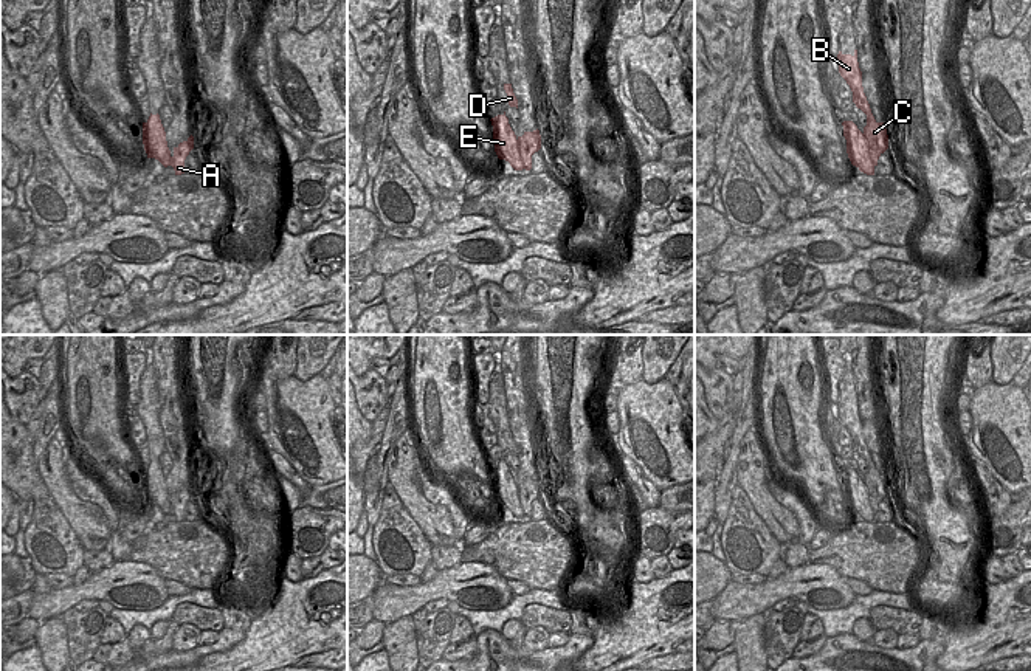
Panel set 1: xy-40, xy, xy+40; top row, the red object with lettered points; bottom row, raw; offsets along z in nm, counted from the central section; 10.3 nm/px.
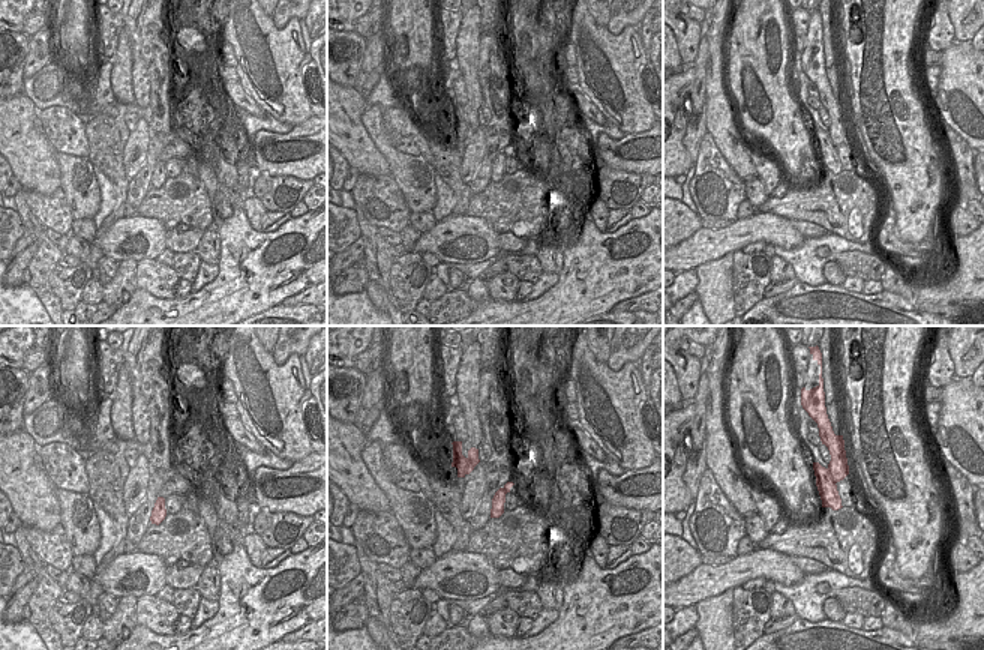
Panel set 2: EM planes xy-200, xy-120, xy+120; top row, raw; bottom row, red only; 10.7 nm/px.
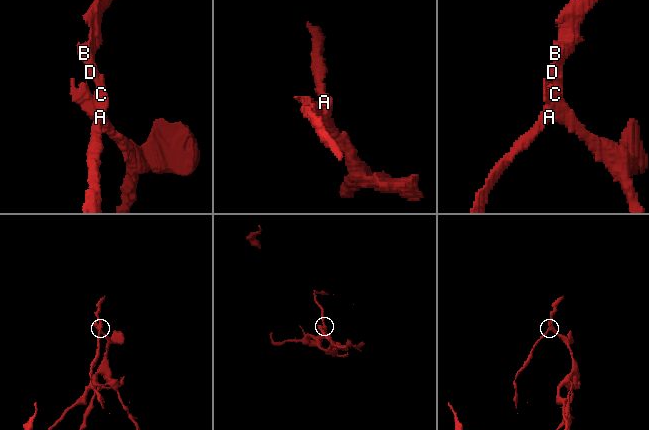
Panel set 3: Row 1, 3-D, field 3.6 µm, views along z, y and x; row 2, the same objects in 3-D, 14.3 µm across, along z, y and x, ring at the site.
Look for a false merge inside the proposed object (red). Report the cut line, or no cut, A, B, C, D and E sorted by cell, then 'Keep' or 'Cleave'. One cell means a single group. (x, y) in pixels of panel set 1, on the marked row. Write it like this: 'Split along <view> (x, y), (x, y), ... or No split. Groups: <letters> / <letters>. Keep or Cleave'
Split along xy+40 (864, 132), (868, 157), (875, 165). Groups: A B C D / E. Cleave

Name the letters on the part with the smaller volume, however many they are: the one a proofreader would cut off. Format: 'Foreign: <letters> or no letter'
Foreign: A, B, C, D

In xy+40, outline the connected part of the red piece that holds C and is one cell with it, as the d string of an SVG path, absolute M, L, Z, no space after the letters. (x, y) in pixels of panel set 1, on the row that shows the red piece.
M857 50L854 54L837 54L839 73L853 91L853 102L867 115L864 133L868 144L870 158L878 166L879 157L888 149L888 135L884 122L878 122L871 113L870 104L862 87L862 71L857 62Z

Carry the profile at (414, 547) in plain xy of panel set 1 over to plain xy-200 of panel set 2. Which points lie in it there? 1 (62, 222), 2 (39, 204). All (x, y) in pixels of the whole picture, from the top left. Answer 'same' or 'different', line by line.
1: same
2: same

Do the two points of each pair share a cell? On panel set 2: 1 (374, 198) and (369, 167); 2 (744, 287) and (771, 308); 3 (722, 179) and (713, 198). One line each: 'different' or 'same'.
1: different
2: different
3: same

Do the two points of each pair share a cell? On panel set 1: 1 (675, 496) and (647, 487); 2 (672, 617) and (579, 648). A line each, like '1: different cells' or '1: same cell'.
1: different cells
2: different cells

